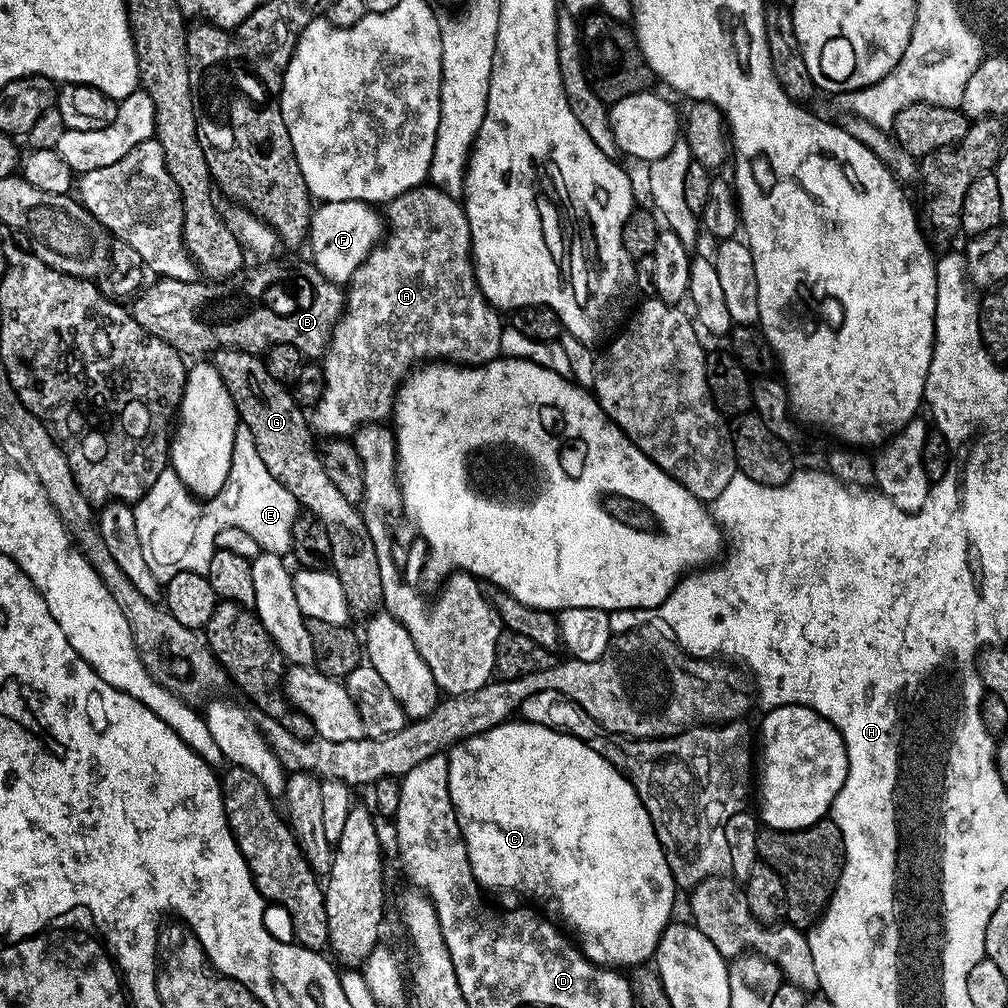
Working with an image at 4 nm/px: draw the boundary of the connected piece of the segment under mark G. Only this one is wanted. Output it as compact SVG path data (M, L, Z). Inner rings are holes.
M222 348L215 356L218 374L222 374L222 382L226 382L230 398L234 398L239 423L250 428L266 469L274 474L278 483L290 490L301 509L316 516L318 522L326 526L332 555L330 570L342 584L351 615L371 617L381 607L384 598L378 554L374 550L374 542L370 542L370 530L366 530L359 507L345 498L326 475L317 445L312 445L314 432L305 409L296 403L295 395L285 385L270 378L270 370L266 370L259 355L240 348Z

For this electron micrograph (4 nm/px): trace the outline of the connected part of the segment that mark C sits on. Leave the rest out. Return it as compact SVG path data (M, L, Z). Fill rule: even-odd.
M523 718L509 719L482 734L474 734L470 738L460 741L459 744L452 745L447 757L448 789L450 790L452 811L456 813L460 833L466 842L466 854L470 858L470 870L481 889L487 890L489 893L491 893L490 891L517 892L518 895L533 900L533 902L528 902L535 905L537 909L543 910L549 917L559 921L574 937L575 943L586 959L591 960L593 964L601 966L647 965L655 957L658 942L662 938L665 928L673 919L672 903L676 900L678 885L676 879L672 877L670 866L666 862L666 854L658 842L654 822L650 818L642 798L638 798L634 786L623 772L614 767L605 756L598 754L598 750L594 750L577 736L571 736L569 732L559 732Z

